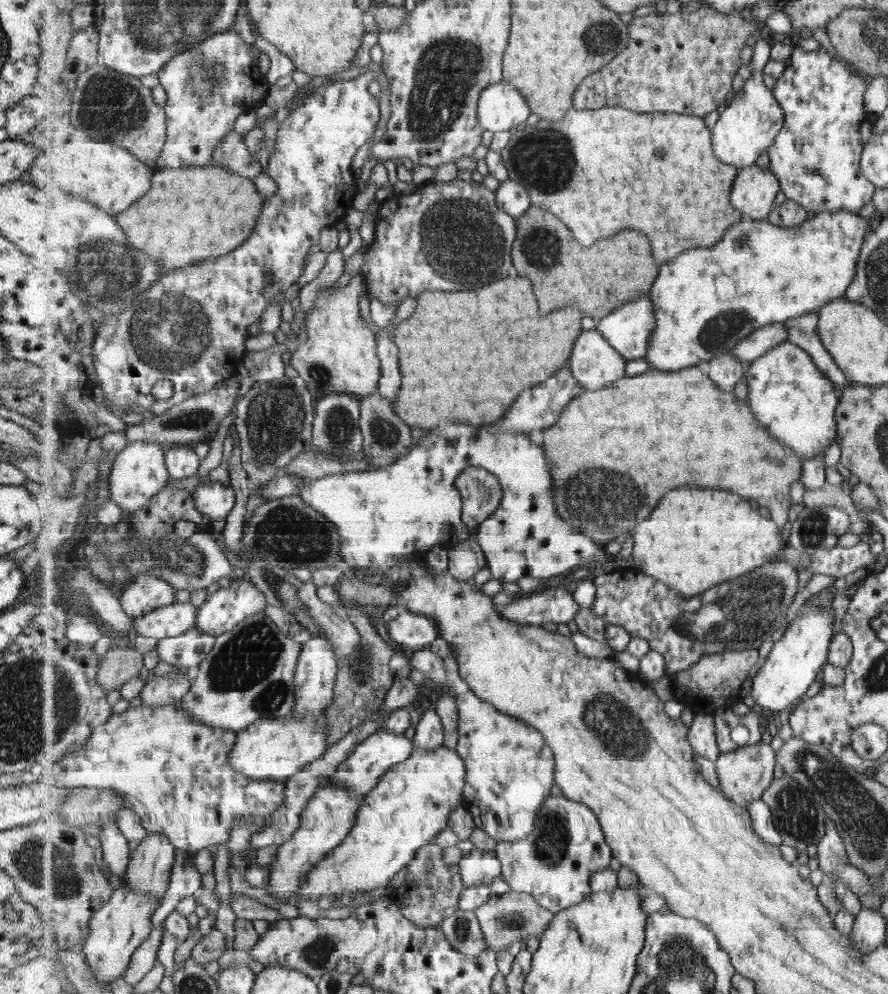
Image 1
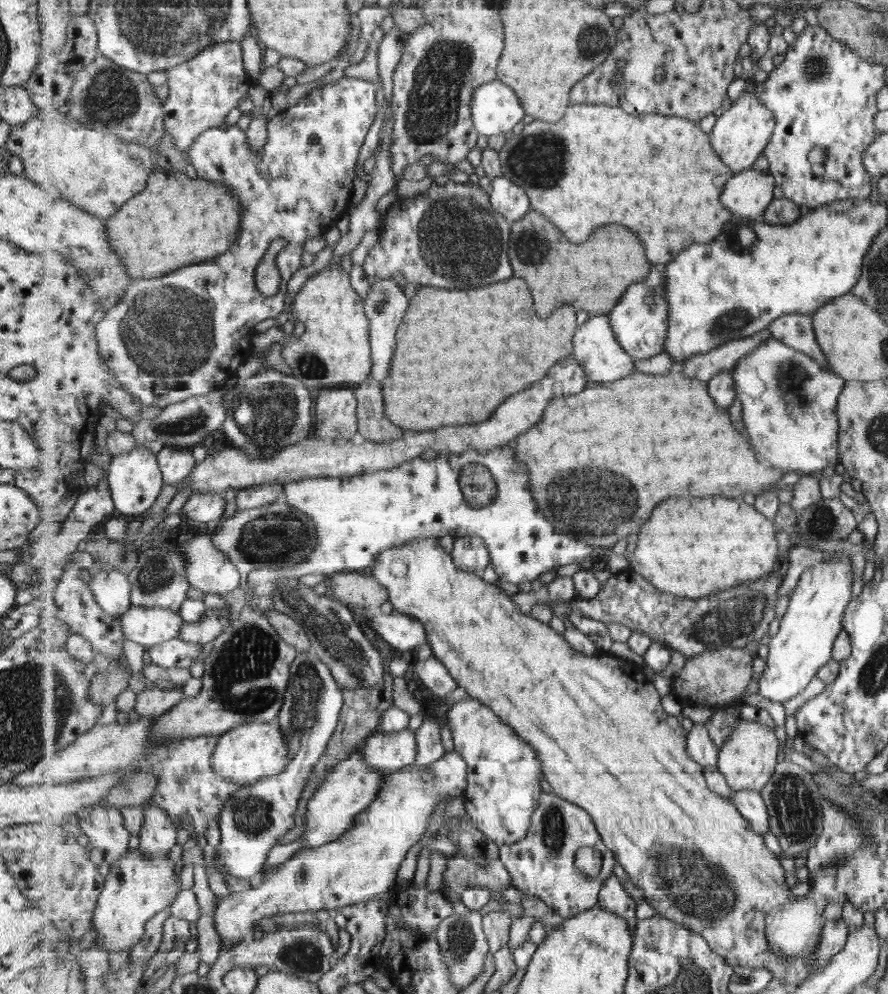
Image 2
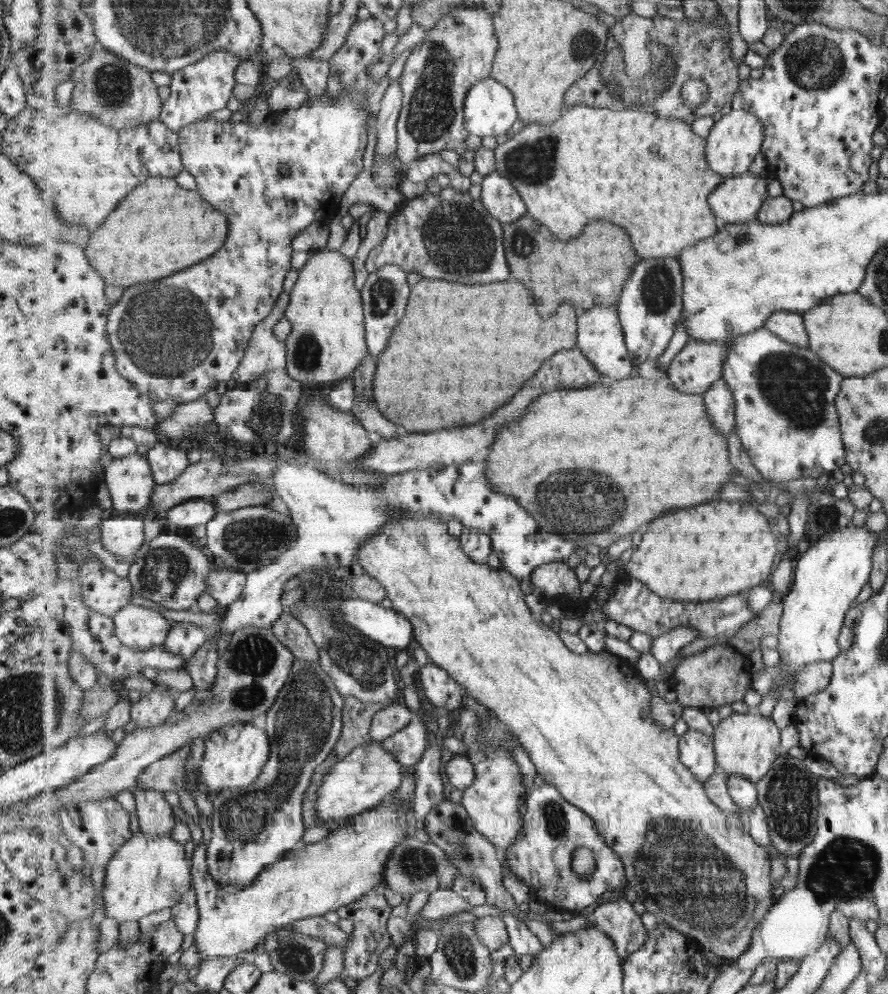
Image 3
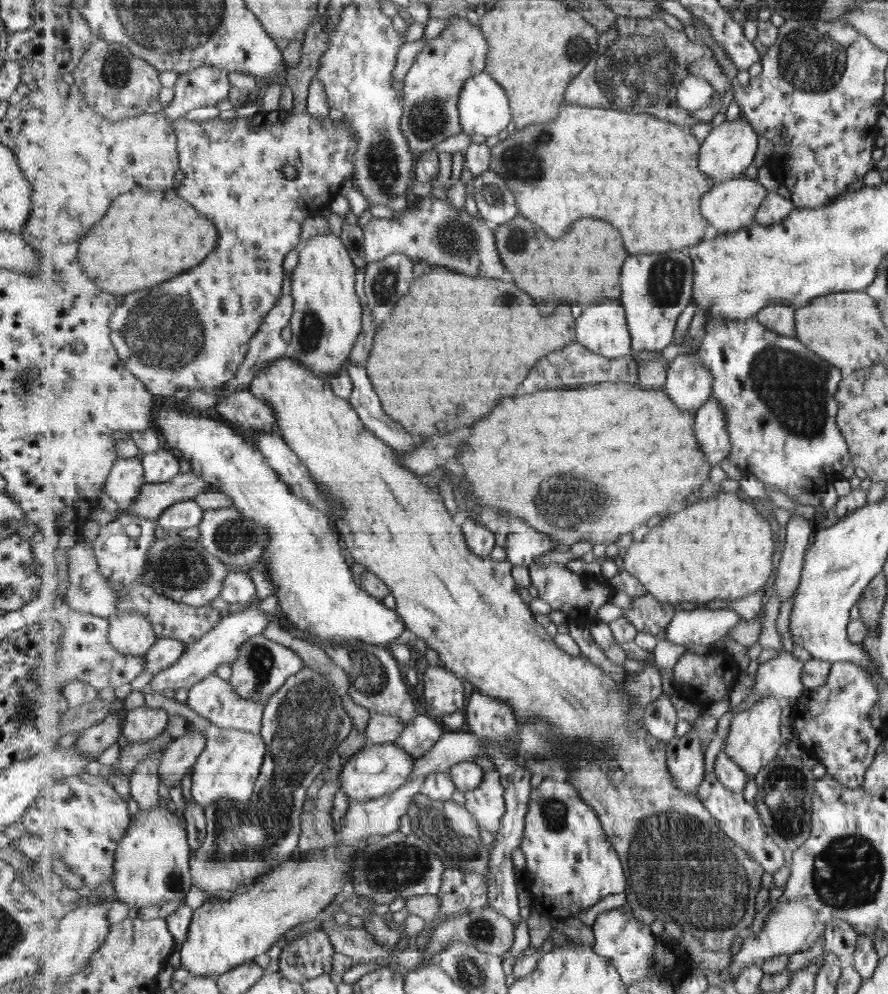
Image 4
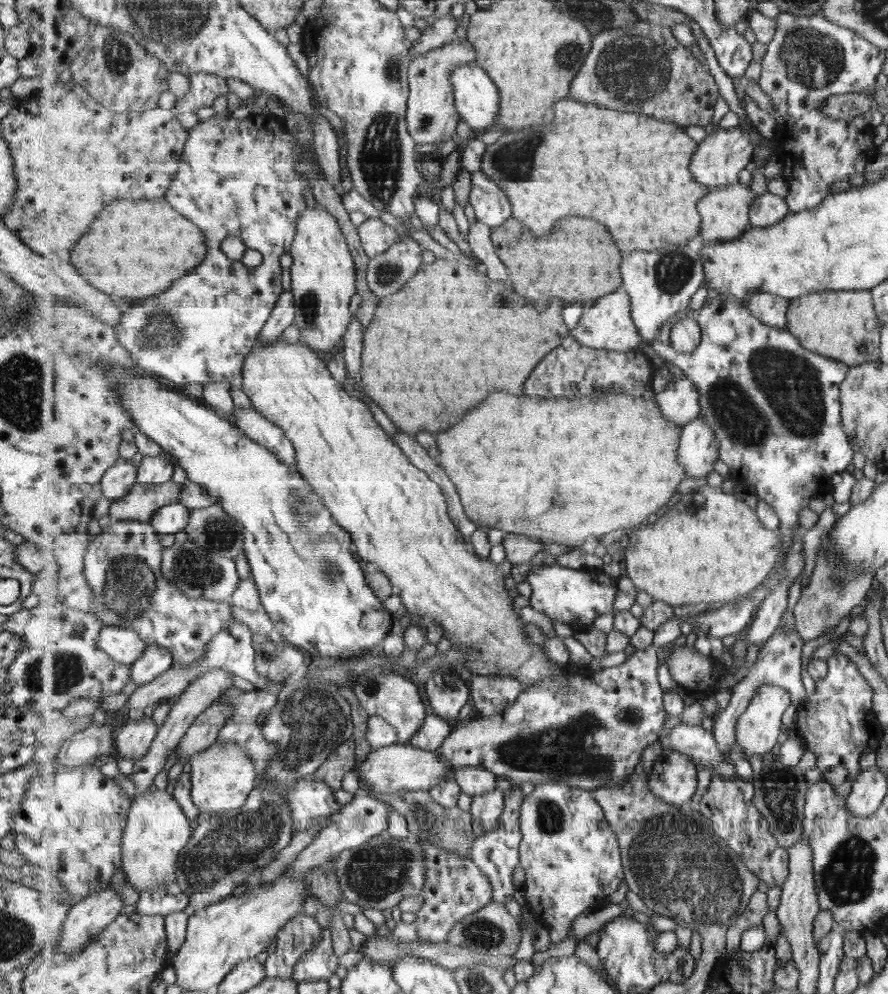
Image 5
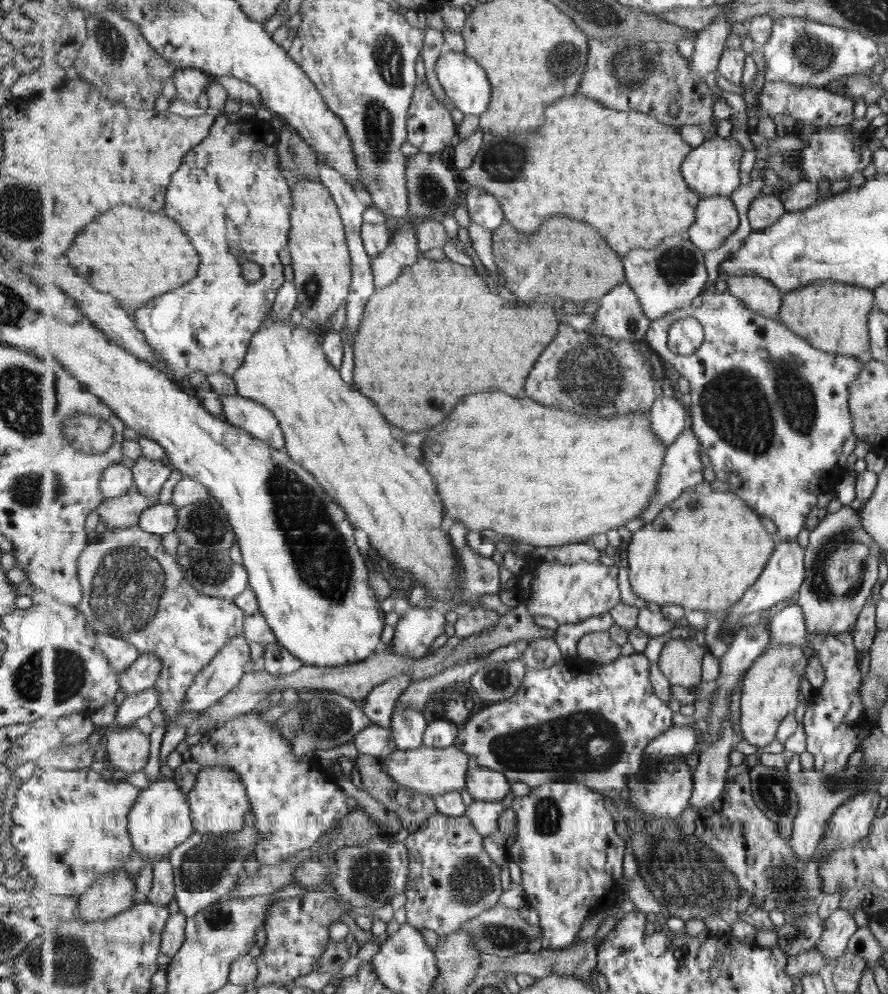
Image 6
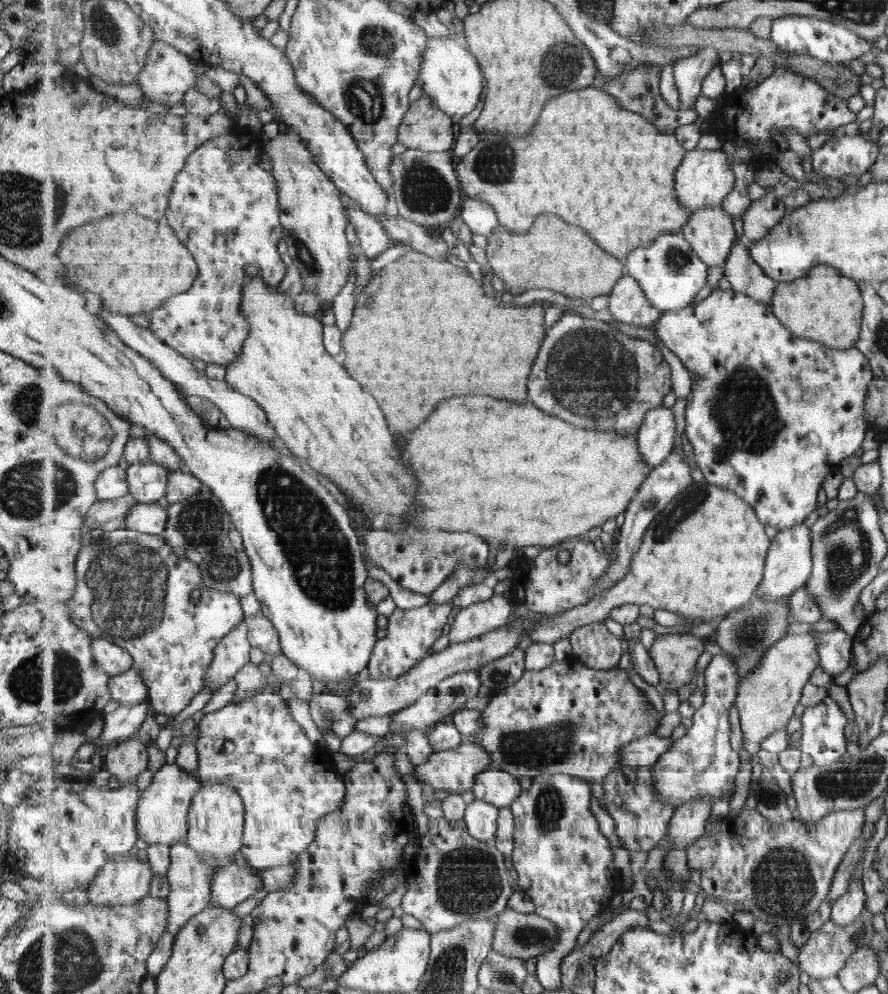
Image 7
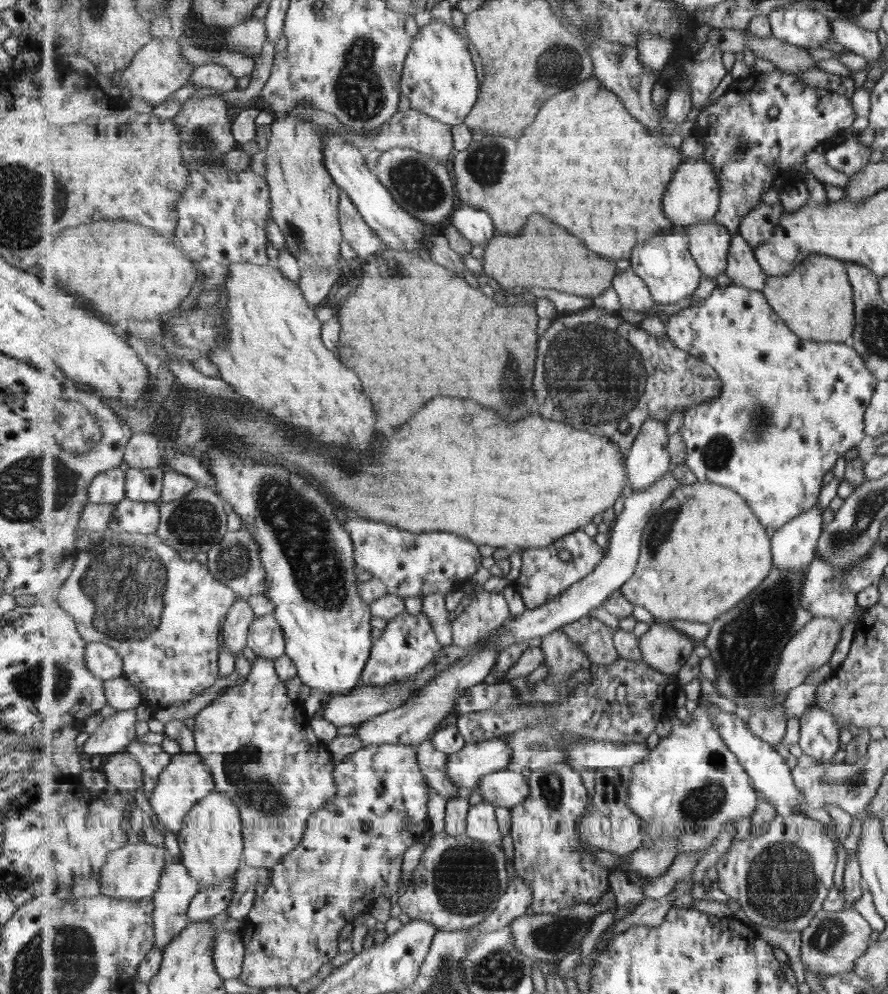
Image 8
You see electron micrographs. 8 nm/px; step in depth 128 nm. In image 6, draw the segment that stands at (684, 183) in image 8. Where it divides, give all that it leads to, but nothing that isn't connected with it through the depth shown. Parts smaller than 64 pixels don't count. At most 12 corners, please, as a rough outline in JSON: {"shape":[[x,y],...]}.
{"shape":[[709,138],[686,156],[682,173],[703,199],[731,196],[743,148]]}

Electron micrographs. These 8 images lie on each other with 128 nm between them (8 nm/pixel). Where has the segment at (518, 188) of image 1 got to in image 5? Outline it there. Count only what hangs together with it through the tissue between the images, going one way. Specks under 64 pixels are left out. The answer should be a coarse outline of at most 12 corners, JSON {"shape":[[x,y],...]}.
{"shape":[[482,170],[470,176],[476,219],[493,228],[513,218],[501,187]]}

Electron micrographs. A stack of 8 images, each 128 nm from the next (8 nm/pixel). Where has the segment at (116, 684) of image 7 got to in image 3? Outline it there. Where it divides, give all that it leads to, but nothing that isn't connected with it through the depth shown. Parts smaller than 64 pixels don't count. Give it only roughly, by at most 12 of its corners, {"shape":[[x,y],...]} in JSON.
{"shape":[[177,622],[164,647],[189,660],[207,637],[194,623]]}

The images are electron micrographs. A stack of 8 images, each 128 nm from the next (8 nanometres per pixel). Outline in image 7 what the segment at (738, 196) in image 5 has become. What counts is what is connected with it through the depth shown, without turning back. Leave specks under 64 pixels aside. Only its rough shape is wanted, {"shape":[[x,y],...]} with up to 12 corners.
{"shape":[[721,204],[701,208],[681,234],[710,268],[738,241]]}

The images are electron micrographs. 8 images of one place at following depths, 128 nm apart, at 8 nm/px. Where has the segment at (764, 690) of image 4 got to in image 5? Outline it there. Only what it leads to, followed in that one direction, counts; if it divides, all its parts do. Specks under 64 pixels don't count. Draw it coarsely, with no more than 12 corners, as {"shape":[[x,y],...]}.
{"shape":[[777,629],[714,722],[719,751],[731,756],[735,730],[761,686],[807,698],[795,629]]}

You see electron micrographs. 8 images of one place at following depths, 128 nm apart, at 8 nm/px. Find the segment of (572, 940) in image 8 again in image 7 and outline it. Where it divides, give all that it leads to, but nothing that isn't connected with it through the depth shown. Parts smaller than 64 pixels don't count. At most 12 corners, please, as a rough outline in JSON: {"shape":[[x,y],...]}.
{"shape":[[507,908],[493,950],[541,957],[558,941],[557,925],[536,912]]}

